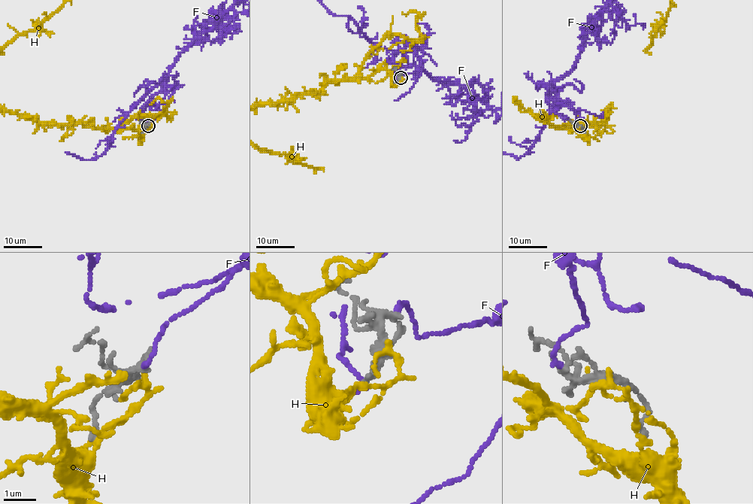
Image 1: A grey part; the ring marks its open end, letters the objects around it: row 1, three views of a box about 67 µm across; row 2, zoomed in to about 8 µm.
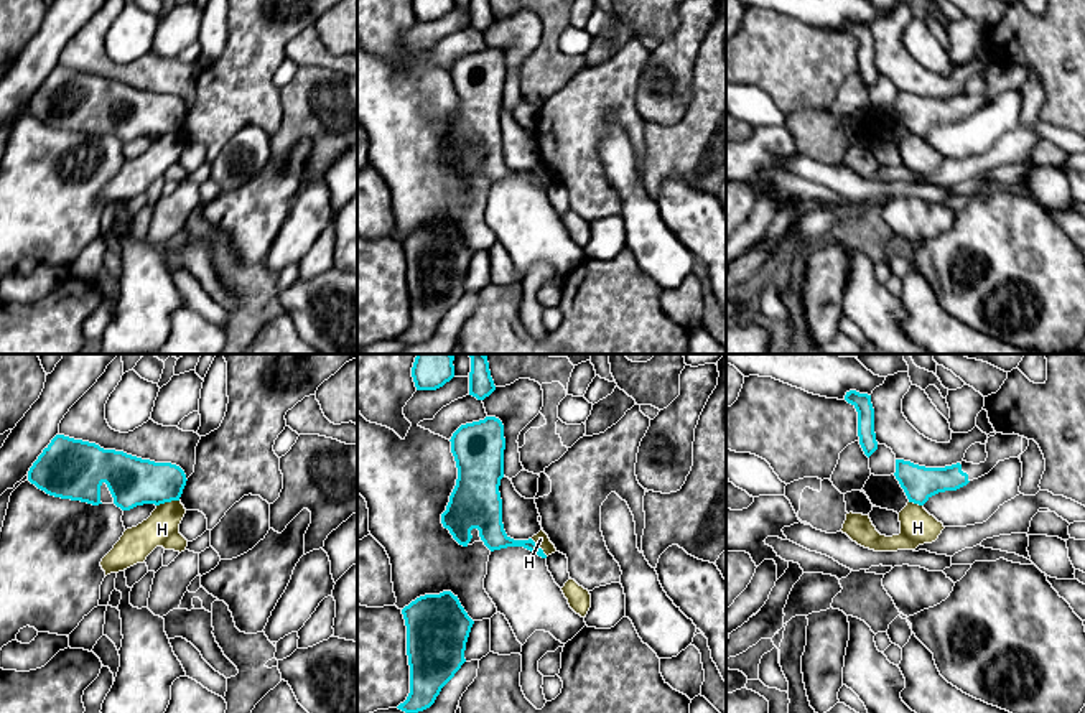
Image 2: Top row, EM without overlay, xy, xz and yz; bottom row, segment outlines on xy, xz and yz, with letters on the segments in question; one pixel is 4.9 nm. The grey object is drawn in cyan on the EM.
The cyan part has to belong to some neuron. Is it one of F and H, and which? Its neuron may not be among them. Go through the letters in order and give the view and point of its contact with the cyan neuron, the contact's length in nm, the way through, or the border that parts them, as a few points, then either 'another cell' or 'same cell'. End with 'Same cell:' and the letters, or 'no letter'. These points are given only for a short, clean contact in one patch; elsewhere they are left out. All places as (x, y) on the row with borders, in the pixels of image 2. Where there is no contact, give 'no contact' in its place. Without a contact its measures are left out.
F: no contact; another cell
H: contact xy (167, 501); length 120 nm; another cell
Same cell: no letter

